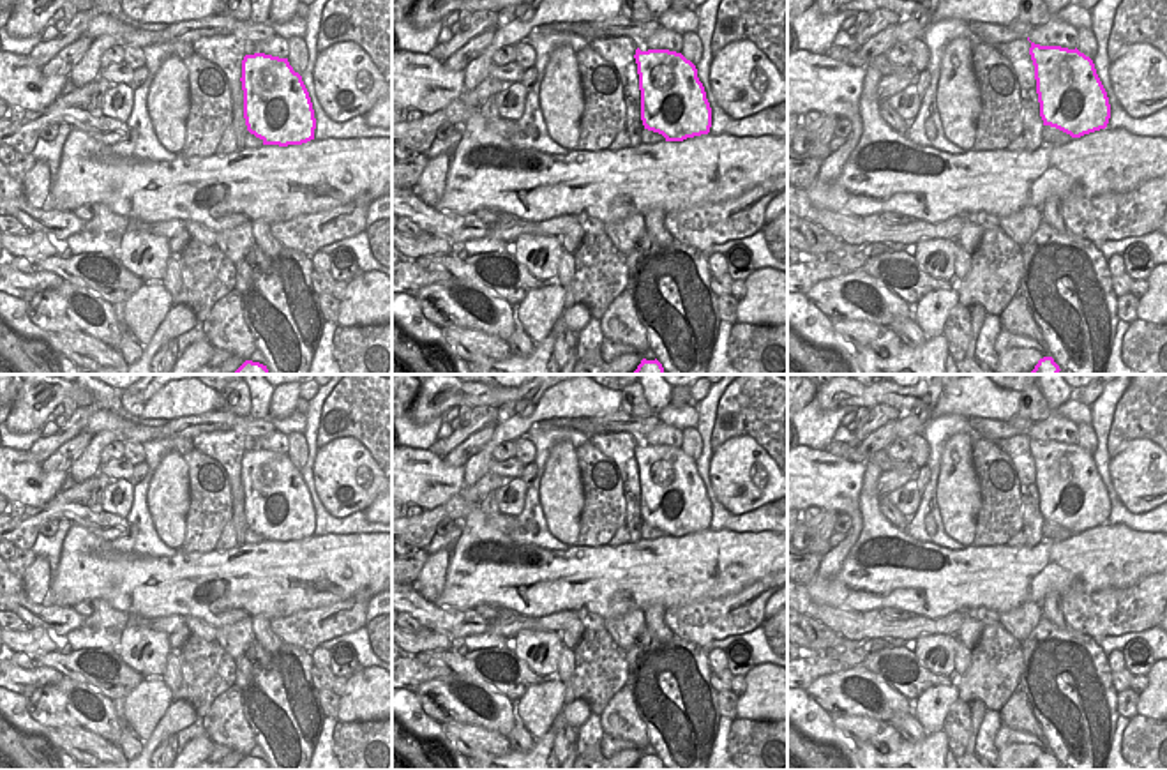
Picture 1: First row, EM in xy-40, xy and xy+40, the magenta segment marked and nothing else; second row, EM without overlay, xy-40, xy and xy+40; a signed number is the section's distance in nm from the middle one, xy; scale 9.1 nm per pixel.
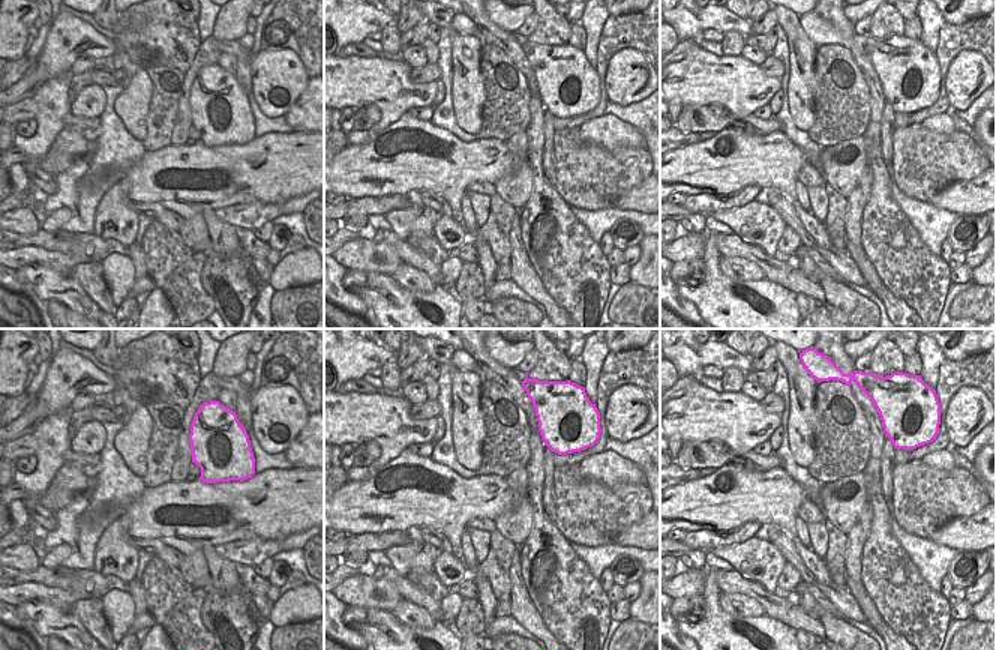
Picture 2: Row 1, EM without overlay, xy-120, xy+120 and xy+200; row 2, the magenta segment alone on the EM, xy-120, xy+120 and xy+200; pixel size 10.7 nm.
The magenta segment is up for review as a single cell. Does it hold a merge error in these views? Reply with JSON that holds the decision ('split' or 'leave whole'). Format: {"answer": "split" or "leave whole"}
{"answer": "leave whole"}

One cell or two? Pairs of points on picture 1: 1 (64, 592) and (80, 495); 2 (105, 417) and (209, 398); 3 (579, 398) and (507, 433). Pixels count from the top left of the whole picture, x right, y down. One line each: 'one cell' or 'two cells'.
1: two cells
2: two cells
3: one cell

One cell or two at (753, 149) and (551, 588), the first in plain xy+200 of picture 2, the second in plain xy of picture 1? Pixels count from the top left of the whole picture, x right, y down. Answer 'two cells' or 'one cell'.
one cell

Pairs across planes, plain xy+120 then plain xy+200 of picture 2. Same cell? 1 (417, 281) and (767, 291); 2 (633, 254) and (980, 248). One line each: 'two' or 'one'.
1: two
2: one

